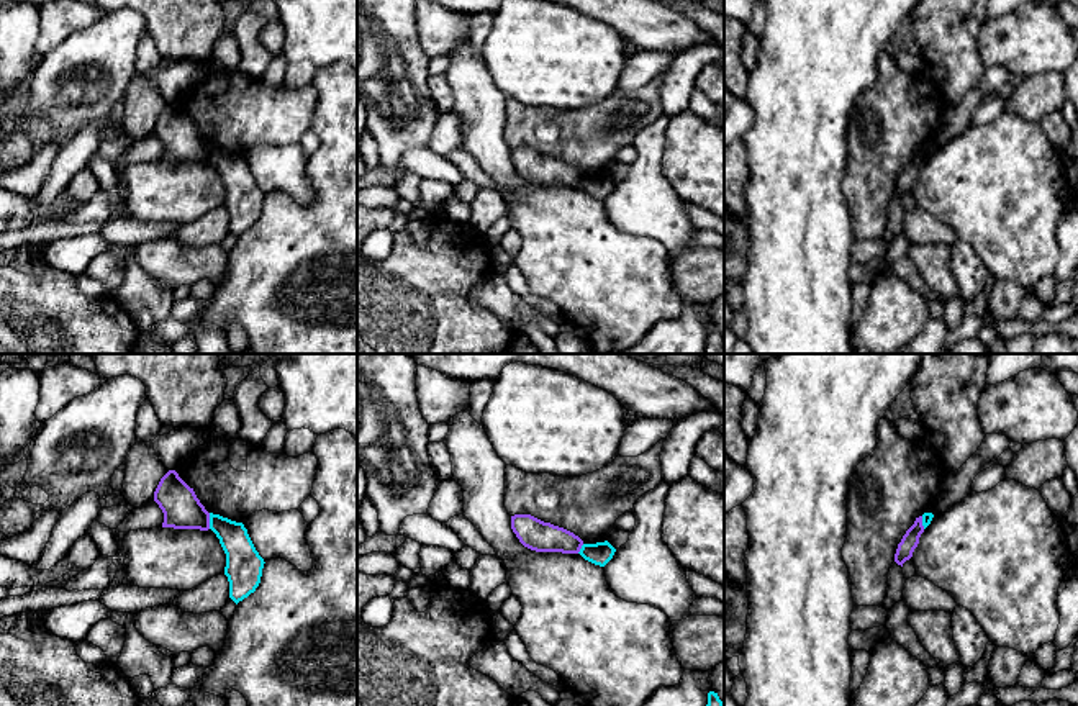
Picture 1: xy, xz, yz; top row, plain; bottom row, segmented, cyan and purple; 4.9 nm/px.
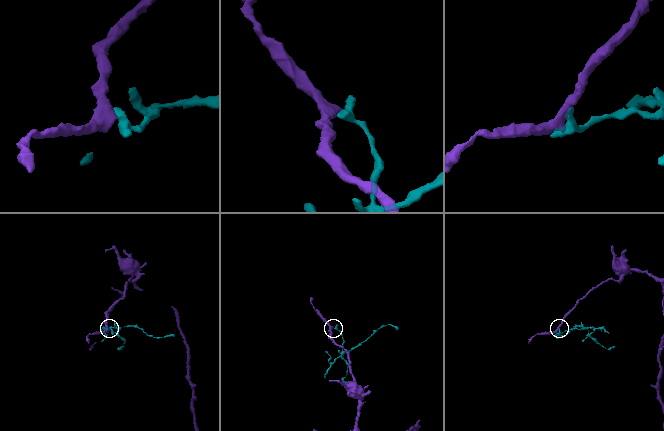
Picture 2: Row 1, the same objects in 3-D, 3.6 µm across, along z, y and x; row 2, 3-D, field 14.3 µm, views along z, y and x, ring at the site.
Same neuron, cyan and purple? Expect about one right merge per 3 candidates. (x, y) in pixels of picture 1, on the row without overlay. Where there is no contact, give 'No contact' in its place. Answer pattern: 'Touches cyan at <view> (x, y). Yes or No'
Touches cyan at xy (210, 154). No

